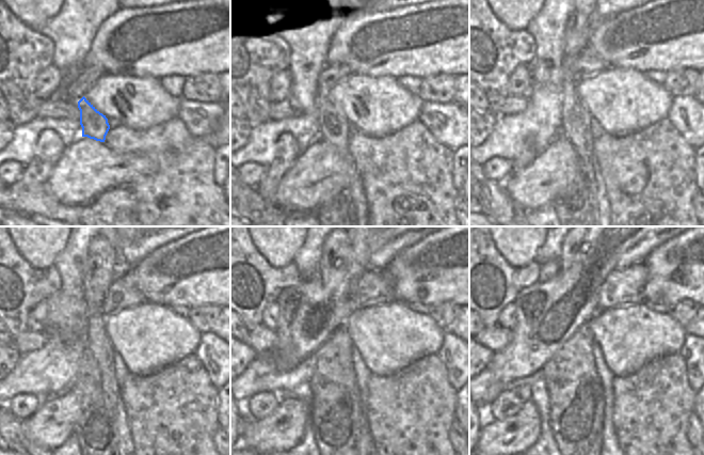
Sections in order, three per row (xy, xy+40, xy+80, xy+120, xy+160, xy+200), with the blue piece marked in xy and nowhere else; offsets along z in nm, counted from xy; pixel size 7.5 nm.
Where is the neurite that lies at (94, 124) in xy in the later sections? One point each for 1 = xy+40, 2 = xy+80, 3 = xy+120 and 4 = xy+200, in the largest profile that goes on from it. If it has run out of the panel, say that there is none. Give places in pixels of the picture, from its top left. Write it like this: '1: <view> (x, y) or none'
1: xy+40 (335, 127)
2: xy+80 (575, 127)
3: xy+120 (98, 276)
4: xy+200 (570, 253)

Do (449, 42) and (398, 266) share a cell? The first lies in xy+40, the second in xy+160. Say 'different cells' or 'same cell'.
same cell

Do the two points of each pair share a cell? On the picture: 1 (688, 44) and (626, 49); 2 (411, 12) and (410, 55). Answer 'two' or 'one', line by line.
1: one
2: one

